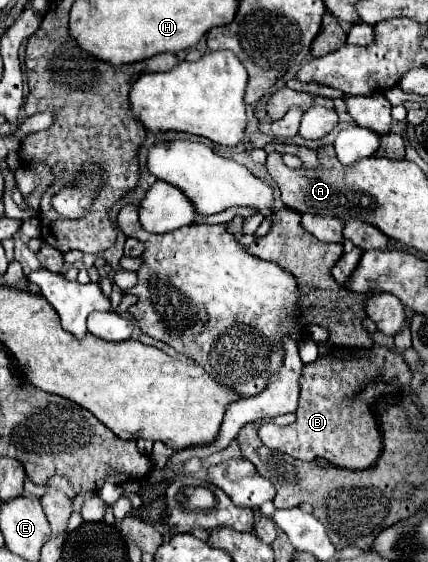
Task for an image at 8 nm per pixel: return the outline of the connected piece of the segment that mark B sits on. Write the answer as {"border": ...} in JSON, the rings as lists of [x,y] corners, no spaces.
{"border":[[[373,345],[371,349],[339,349],[327,353],[315,361],[315,365],[305,365],[301,375],[301,397],[297,407],[297,419],[293,425],[279,427],[275,423],[265,423],[261,427],[263,445],[269,449],[279,449],[295,459],[313,461],[323,457],[333,465],[345,469],[367,469],[375,465],[381,453],[381,433],[377,421],[369,411],[375,395],[397,393],[409,387],[411,371],[403,357],[385,347]]]}

